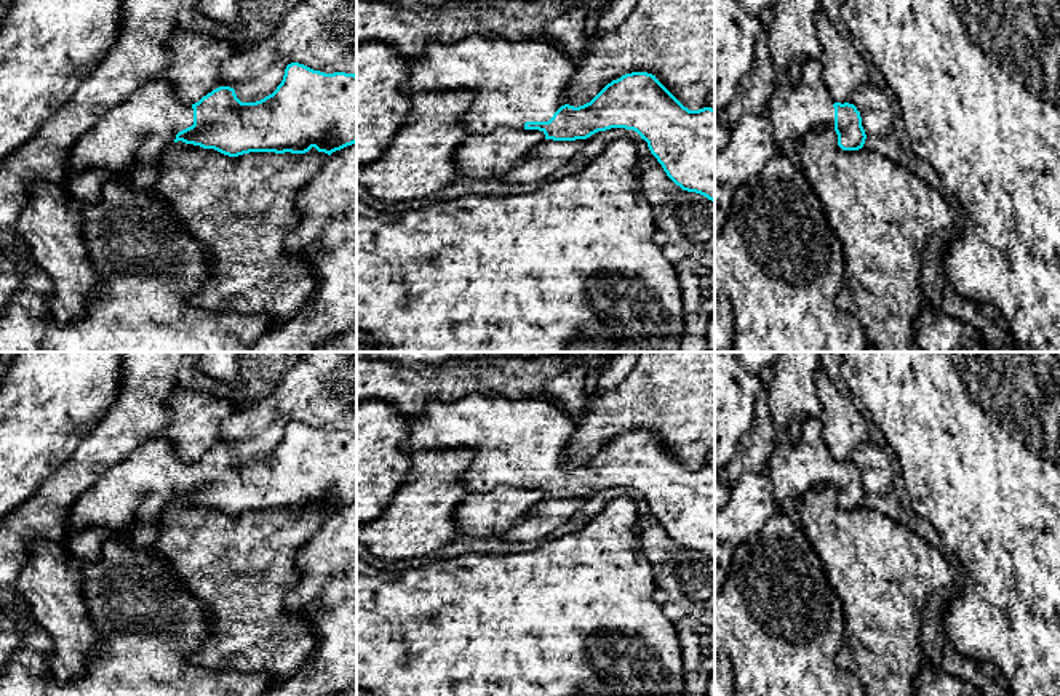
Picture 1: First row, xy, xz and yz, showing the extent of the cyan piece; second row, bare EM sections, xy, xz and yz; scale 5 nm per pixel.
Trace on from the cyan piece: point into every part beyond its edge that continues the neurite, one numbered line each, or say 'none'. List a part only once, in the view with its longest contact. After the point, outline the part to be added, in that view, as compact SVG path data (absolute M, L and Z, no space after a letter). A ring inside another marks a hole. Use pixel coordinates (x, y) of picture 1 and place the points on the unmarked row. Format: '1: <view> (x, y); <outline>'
1: xz (512, 440); M470 394L452 403L432 400L422 414L403 416L409 454L451 448L473 454L459 477L468 493L548 480L566 462L564 448L577 427L577 418L544 398L492 394Z

